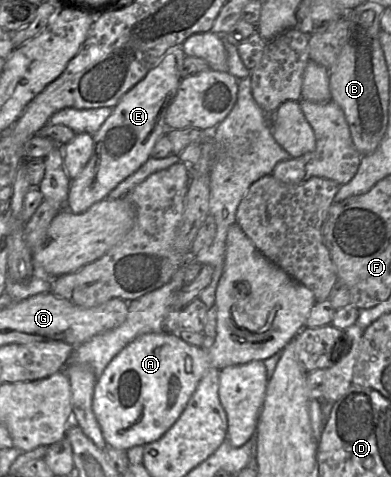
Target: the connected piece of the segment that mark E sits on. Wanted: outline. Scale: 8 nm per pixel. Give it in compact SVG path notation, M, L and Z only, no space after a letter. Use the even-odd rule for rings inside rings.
M182 45L170 48L160 59L159 63L120 98L119 102L113 108L112 114L93 136L94 148L88 163L71 182L66 202L66 208L71 212L75 214L83 213L94 203L107 198L109 193L115 189L121 181L136 172L151 157L155 143L168 131L165 124L165 113L182 80L181 66L185 56Z

